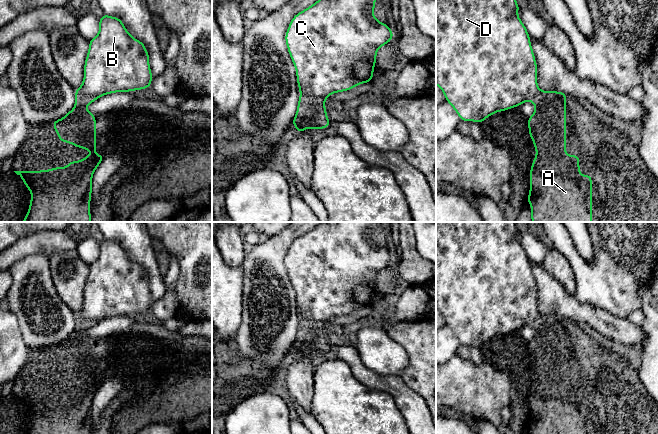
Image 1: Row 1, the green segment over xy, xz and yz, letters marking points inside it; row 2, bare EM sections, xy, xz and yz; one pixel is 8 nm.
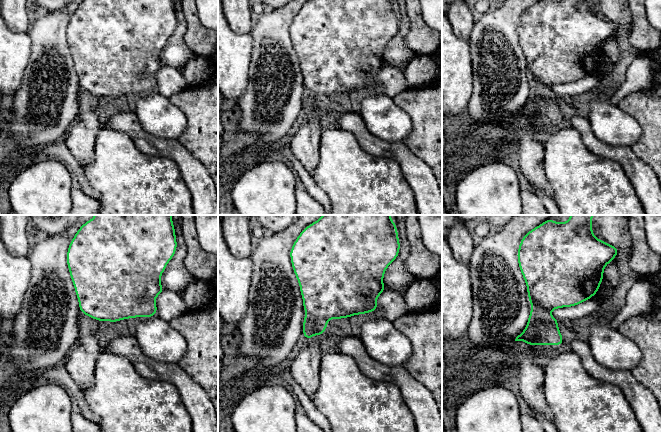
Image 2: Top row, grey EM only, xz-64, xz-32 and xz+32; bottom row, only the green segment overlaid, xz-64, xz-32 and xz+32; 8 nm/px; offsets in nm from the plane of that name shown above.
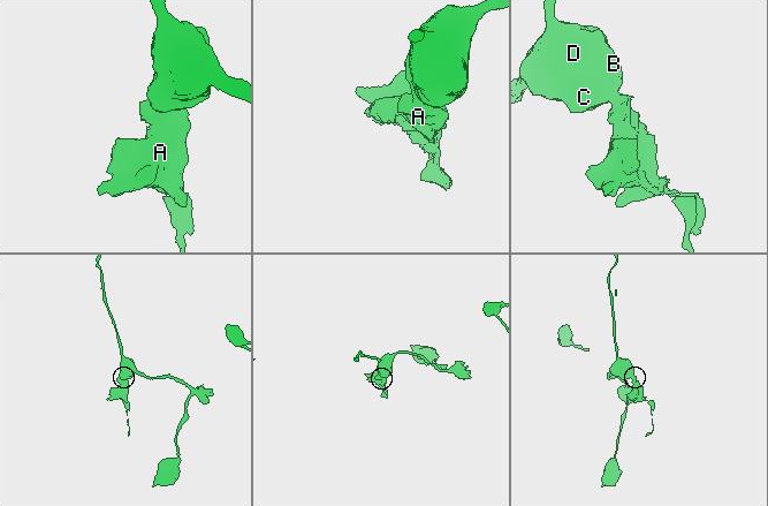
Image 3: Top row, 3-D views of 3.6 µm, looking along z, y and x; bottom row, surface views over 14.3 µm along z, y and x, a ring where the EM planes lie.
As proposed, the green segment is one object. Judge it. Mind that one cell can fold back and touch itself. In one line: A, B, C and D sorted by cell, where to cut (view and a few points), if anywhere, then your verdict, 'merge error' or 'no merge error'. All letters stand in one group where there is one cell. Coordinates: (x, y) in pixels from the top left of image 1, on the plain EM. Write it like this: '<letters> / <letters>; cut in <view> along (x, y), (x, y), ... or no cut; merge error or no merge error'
A / B C D; cut in xz along (300, 317), (306, 320), (319, 321), (323, 325); merge error

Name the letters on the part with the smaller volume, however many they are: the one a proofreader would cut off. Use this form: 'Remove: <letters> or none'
Remove: A

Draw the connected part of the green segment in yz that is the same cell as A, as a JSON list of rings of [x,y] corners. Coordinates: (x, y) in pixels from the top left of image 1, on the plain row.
[[[539,314],[531,324],[535,335],[527,347],[536,374],[529,399],[531,434],[592,434],[592,400],[581,399],[580,381],[566,377],[566,319]]]

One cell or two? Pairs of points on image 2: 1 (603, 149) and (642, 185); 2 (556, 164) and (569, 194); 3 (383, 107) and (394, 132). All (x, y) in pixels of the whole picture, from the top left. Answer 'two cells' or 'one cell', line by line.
1: one cell
2: one cell
3: one cell

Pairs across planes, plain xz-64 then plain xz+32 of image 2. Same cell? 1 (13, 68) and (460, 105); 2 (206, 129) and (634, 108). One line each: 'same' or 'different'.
1: same
2: same

